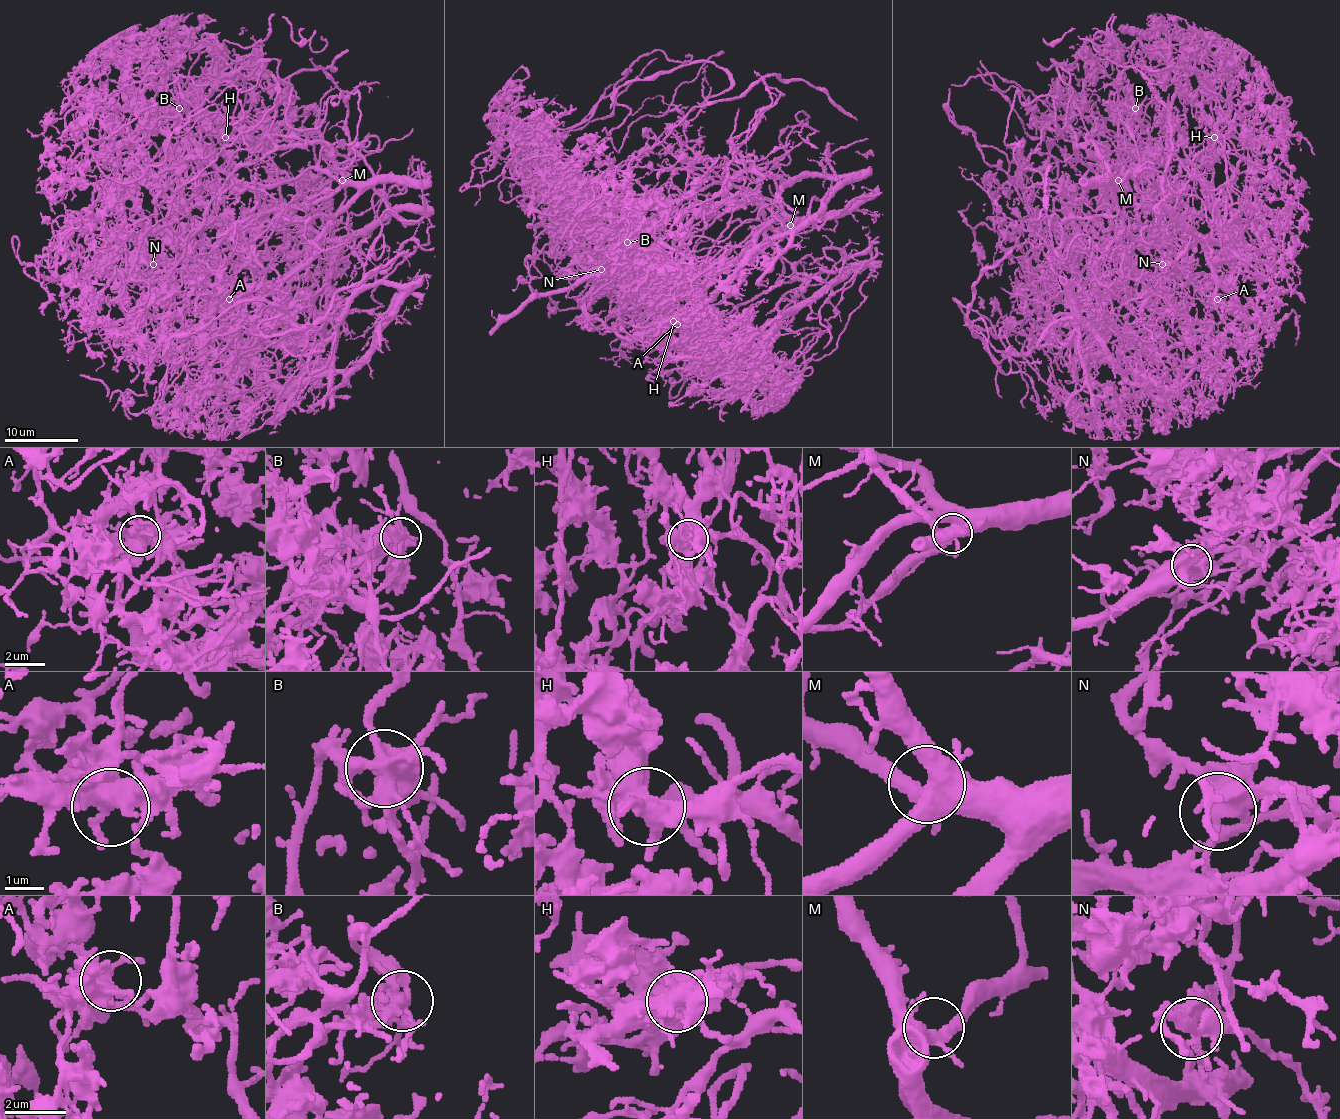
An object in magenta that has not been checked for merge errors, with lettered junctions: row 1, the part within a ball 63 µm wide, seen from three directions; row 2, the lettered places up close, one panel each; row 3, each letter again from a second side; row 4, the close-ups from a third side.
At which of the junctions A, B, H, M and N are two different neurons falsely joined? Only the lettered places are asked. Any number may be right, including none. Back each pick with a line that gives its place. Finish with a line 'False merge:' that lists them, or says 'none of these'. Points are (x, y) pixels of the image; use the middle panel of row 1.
B: Place: (627, 242)
N: Place: (601, 269)
False merge: B, N

